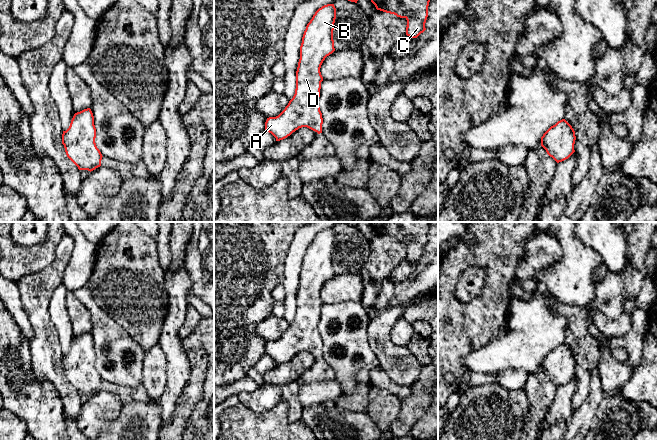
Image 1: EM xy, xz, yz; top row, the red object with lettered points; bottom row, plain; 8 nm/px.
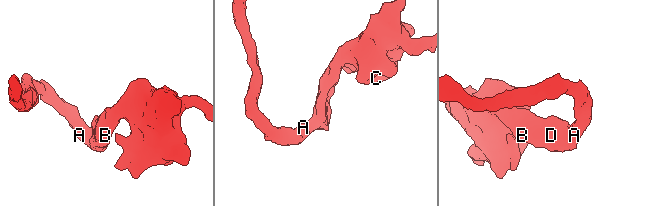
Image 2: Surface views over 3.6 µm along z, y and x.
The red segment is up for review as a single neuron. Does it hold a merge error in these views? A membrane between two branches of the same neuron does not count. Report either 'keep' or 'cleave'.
keep

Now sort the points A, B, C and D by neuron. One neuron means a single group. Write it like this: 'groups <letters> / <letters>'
groups A B C D

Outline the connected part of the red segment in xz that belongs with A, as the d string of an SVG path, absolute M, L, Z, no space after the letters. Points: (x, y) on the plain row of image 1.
M327 228L315 236L306 250L300 270L295 318L278 340L269 341L265 346L265 355L271 357L276 365L287 362L302 351L307 351L318 358L322 357L323 342L318 328L321 306L323 305L320 292L325 282L335 275L333 264L335 243L336 232L334 228Z

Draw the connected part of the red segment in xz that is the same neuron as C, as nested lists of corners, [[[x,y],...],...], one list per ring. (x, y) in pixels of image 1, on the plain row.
[[[370,222],[377,234],[407,244],[406,259],[417,262],[423,257],[431,222]]]

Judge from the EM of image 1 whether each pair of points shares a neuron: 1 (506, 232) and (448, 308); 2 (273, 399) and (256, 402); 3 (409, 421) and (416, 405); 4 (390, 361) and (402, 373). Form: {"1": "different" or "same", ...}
{"1": "same", "2": "same", "3": "same", "4": "same"}

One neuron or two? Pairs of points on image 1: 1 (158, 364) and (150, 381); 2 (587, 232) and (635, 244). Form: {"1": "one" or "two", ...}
{"1": "one", "2": "two"}

